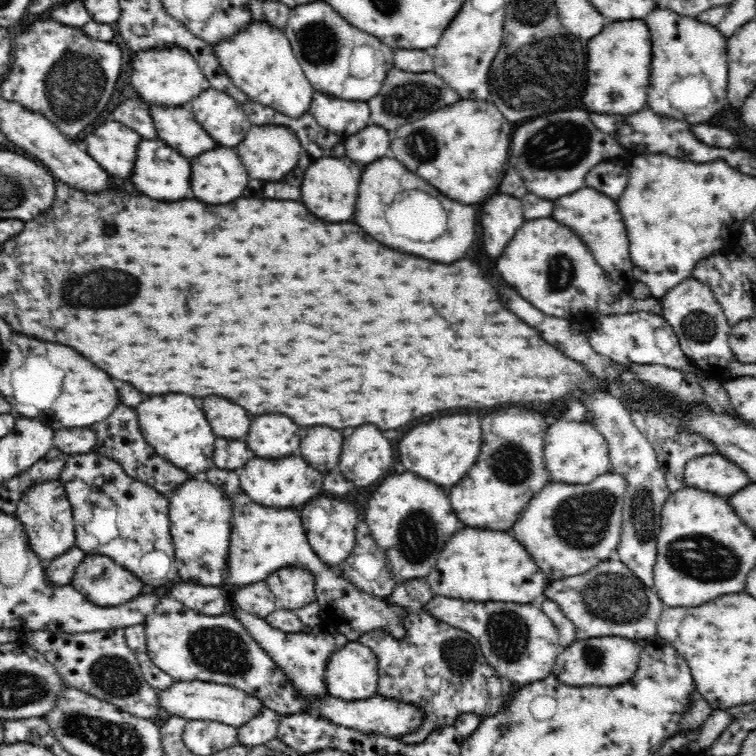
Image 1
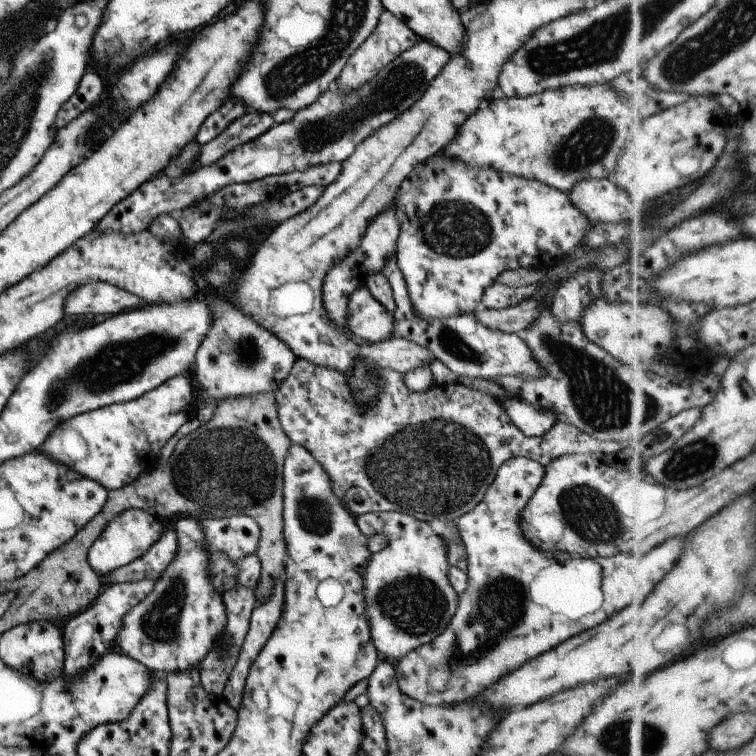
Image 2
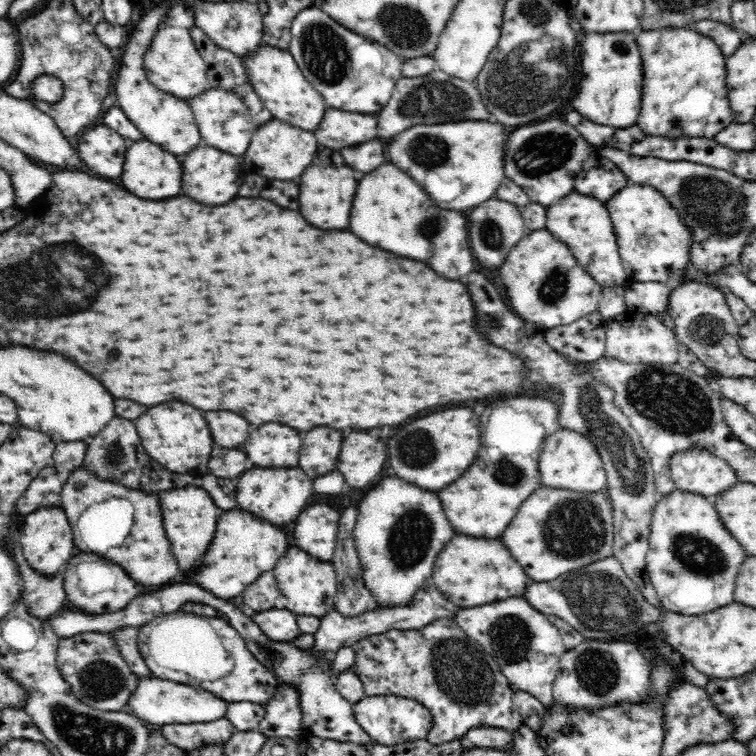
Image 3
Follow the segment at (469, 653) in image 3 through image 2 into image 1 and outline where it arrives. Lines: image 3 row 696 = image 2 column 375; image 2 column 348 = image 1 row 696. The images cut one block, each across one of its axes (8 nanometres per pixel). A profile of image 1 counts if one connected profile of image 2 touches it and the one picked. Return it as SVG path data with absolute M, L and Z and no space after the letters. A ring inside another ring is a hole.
M424 610L404 614L402 616L402 627L405 630L403 637L397 638L383 628L376 628L376 630L371 630L358 638L358 643L372 649L377 657L377 664L379 665L377 694L412 702L425 712L425 721L421 729L412 734L401 736L399 739L402 743L413 745L422 742L431 735L431 732L440 727L455 726L455 722L463 714L472 713L478 718L492 716L501 711L504 705L507 705L514 692L514 684L509 678L499 675L498 671L486 661L480 643L470 633L438 620ZM490 676L500 678L500 692L502 693L497 698L492 698L490 692L488 692L486 680Z

